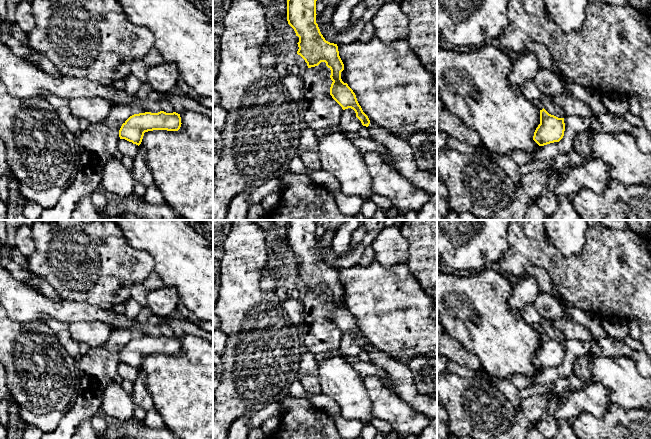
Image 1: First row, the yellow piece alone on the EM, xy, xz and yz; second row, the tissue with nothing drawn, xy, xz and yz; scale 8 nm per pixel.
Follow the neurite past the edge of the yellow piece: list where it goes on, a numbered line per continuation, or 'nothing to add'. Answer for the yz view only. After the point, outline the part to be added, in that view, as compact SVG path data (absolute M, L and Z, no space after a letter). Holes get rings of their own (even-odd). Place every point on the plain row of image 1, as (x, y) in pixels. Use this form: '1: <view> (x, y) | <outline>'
nothing to add

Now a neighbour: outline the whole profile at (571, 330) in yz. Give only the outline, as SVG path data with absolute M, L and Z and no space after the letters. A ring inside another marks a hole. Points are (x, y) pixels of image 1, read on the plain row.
M564 317L552 320L555 329L560 331L566 340L592 342L594 340L590 330L571 319Z

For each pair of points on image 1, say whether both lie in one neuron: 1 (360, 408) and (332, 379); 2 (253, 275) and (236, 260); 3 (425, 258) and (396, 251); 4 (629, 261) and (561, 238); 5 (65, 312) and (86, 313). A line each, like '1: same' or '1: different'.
1: same
2: same
3: different
4: different
5: same

